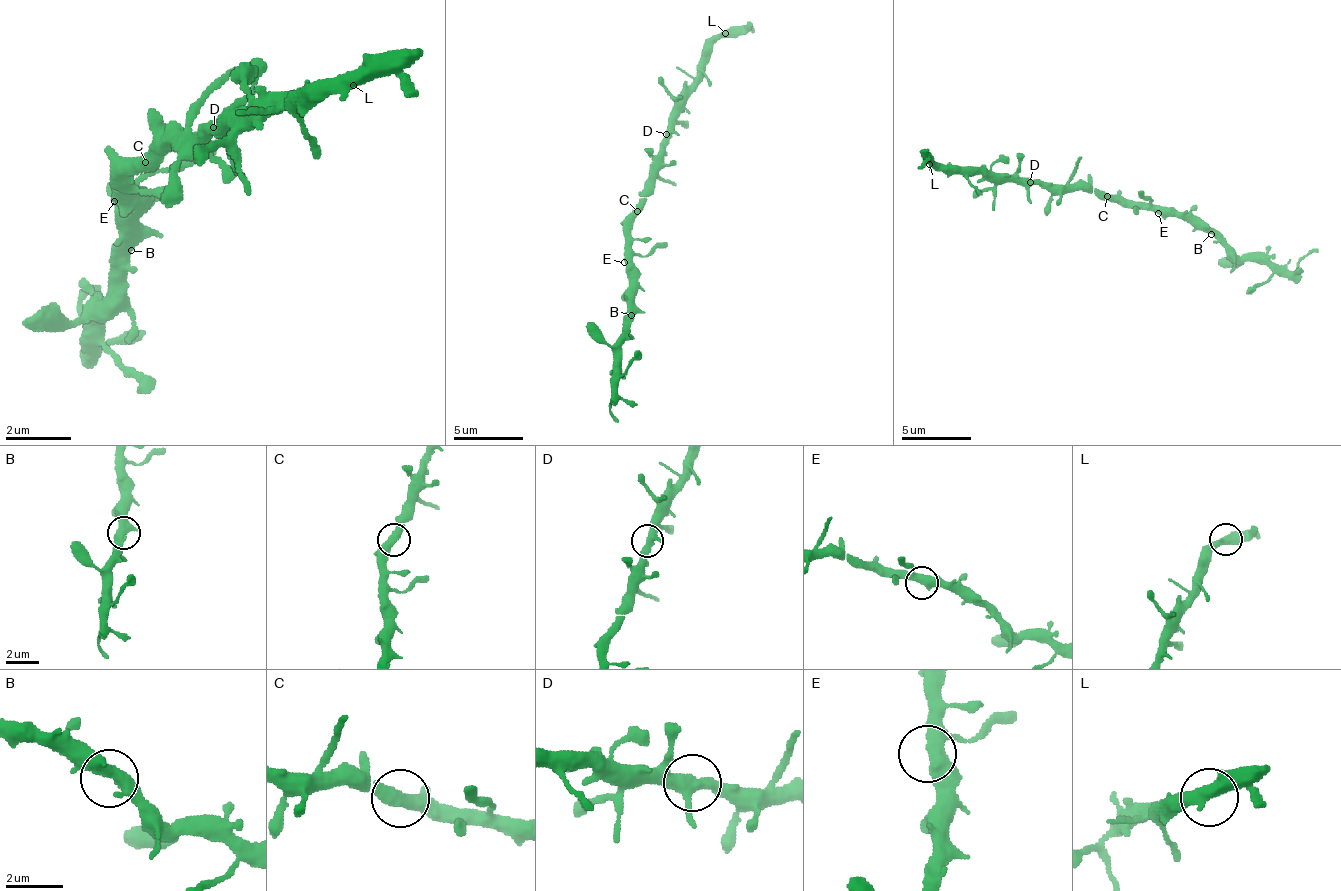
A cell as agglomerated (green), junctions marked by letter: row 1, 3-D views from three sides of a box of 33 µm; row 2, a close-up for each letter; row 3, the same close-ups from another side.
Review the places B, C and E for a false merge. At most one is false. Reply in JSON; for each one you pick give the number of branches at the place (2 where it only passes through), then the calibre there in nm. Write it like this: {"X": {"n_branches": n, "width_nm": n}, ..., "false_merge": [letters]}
{"false_merge": []}

